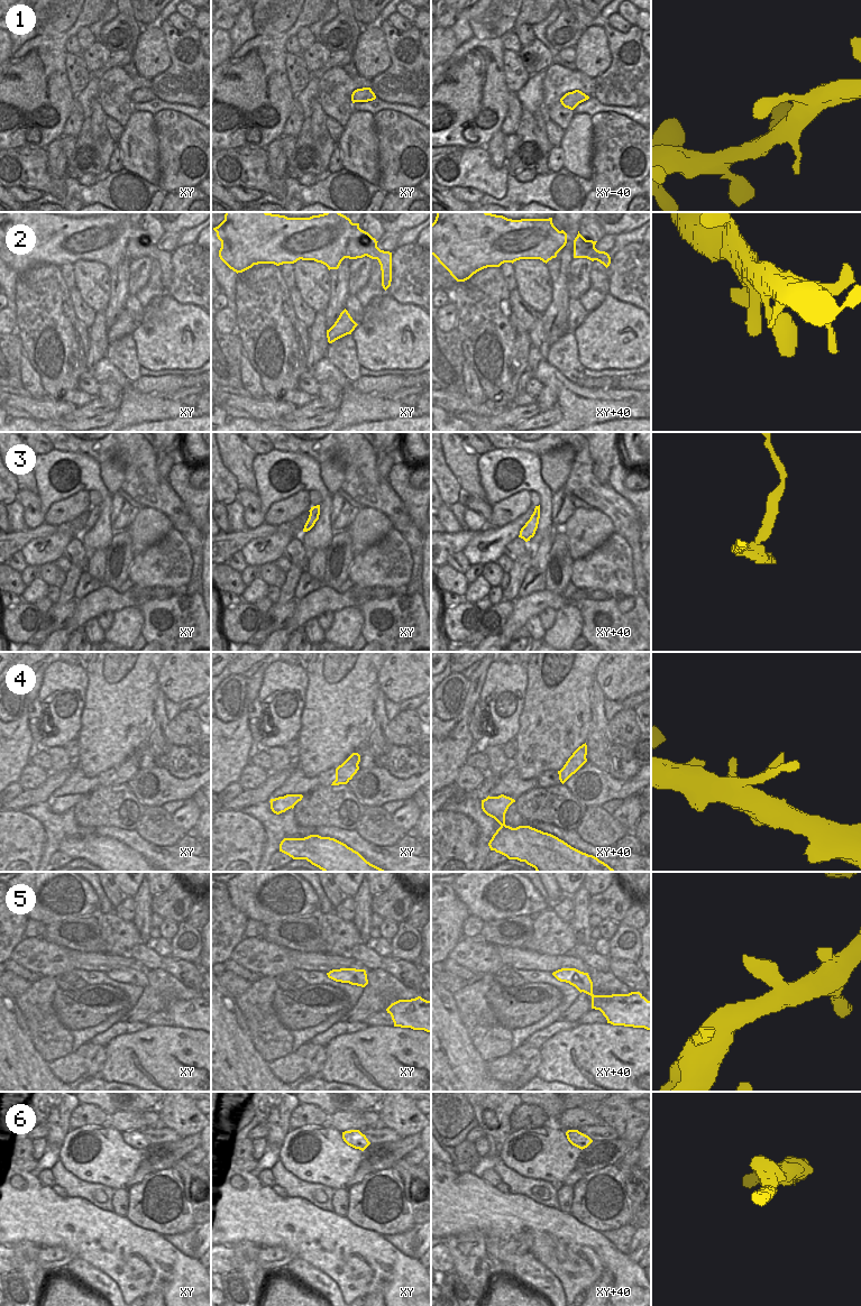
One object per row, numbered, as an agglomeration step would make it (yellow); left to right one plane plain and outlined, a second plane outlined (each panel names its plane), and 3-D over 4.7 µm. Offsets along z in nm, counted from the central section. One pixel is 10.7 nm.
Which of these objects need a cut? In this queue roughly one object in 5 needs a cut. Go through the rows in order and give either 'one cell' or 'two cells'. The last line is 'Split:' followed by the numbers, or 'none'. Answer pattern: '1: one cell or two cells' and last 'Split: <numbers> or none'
1: one cell
2: one cell
3: one cell
4: one cell
5: one cell
6: one cell
Split: none

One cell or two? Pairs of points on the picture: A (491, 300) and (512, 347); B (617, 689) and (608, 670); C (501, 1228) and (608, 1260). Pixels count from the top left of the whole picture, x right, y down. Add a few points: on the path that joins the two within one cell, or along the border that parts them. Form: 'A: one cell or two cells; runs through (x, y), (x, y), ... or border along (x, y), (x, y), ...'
A: one cell; runs through (491, 311), (493, 328), (501, 336)
B: one cell; runs through (617, 684), (617, 679), (613, 674)
C: one cell; runs through (528, 1223), (543, 1223), (557, 1235), (582, 1249)

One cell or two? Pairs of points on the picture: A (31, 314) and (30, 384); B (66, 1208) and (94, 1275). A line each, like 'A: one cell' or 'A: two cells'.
A: two cells
B: two cells

